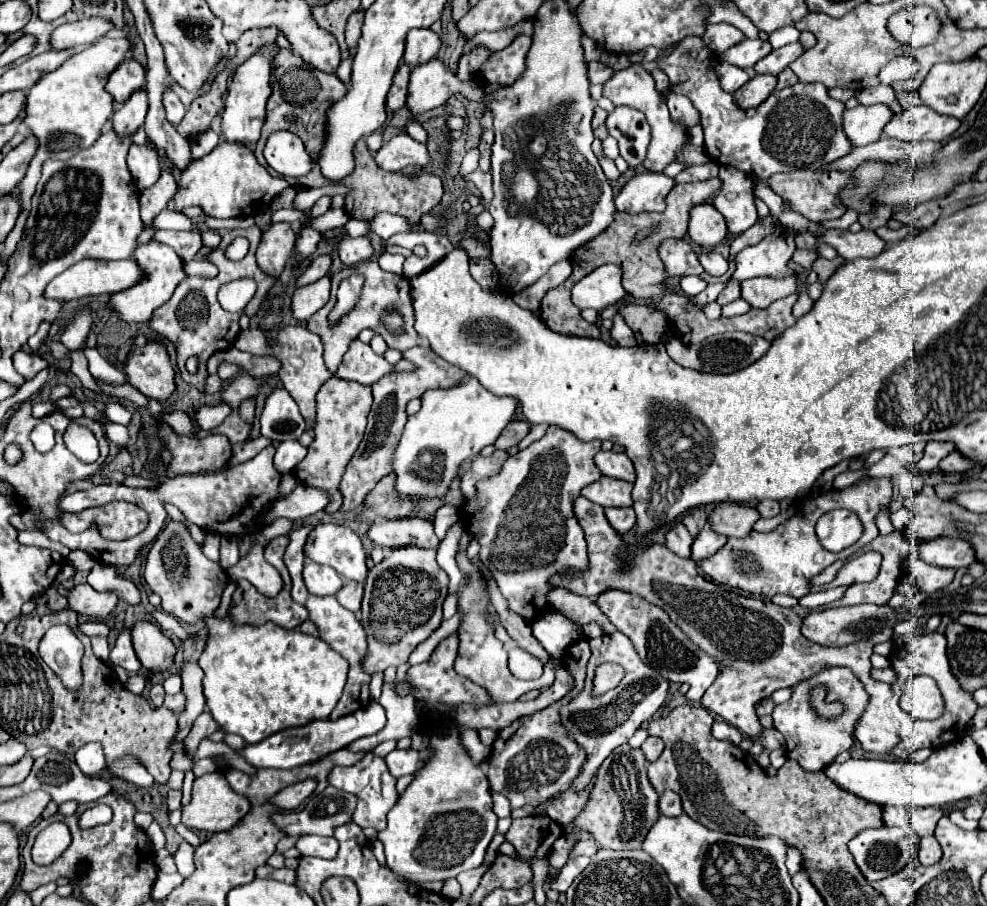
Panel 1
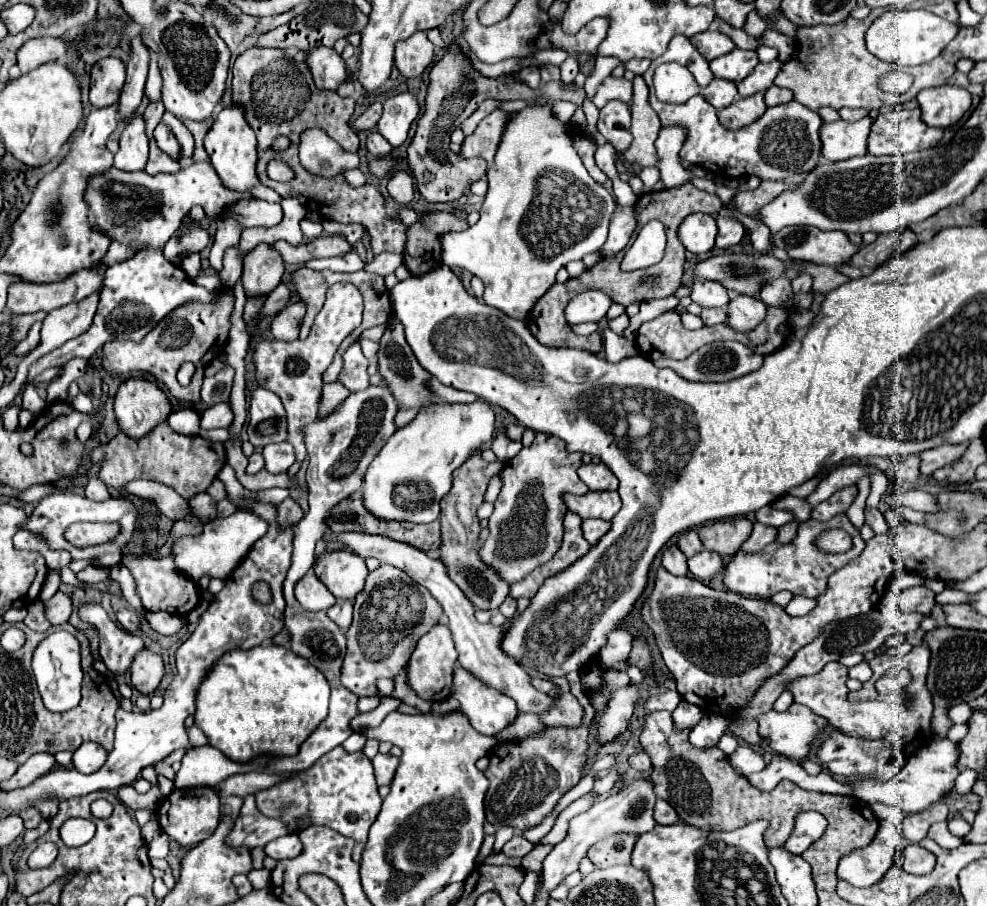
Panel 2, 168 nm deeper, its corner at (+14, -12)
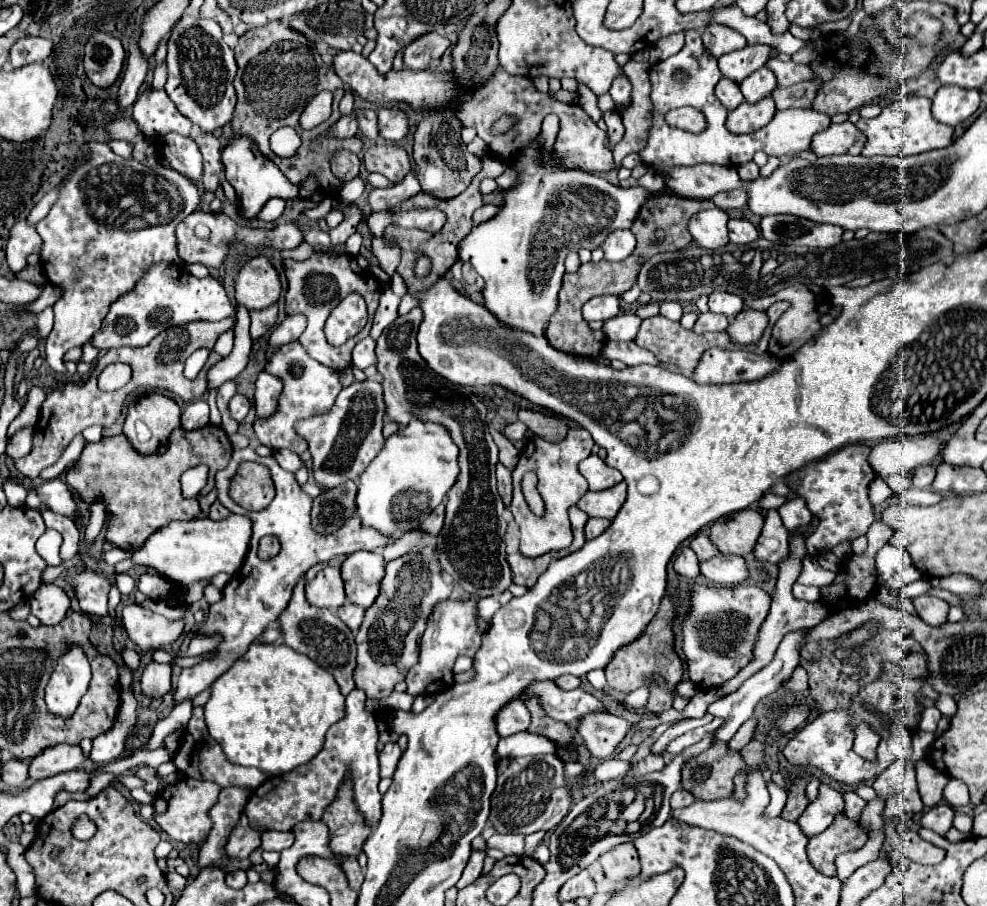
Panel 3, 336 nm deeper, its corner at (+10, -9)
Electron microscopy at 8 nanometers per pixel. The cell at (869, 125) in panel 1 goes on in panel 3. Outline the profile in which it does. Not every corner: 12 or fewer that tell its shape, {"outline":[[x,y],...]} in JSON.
{"outline":[[831,124],[813,136],[817,156],[861,154],[865,134]]}

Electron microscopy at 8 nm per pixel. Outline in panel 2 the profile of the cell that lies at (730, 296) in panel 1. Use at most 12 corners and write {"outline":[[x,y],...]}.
{"outline":[[703,309],[705,327],[727,321],[725,309]]}

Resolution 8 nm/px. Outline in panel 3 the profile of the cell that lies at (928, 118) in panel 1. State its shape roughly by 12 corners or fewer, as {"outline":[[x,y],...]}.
{"outline":[[905,96],[861,118],[863,156],[945,148],[953,128],[931,100]]}

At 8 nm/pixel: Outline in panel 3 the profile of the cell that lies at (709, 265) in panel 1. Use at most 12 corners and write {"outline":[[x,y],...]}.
{"outline":[[729,292],[709,294],[709,310],[733,318],[743,300]]}

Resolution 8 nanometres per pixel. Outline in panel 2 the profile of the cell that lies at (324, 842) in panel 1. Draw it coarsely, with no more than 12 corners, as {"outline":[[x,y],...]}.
{"outline":[[295,833],[275,839],[263,847],[265,855],[293,859],[303,845]]}

